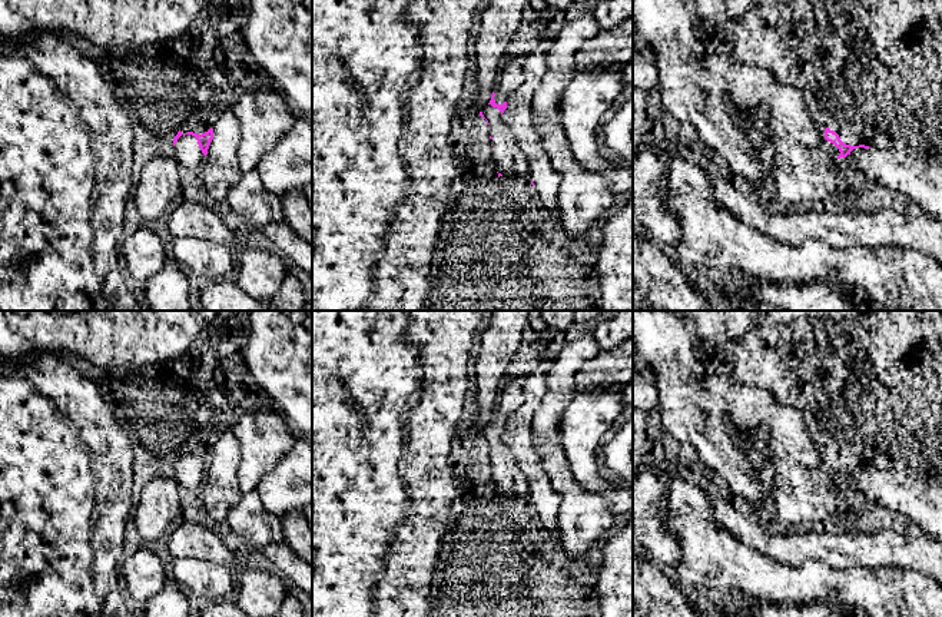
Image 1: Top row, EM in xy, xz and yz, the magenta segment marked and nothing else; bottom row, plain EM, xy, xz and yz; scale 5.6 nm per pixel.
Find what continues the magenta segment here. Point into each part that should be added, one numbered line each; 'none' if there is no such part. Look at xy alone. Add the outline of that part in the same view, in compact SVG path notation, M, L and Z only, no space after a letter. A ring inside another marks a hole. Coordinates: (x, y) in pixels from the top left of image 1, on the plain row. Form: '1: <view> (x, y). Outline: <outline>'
1: xy (188, 474). Outline: M182 455L175 465L175 471L175 480L178 485L183 488L196 488L205 478L196 458L192 455Z

